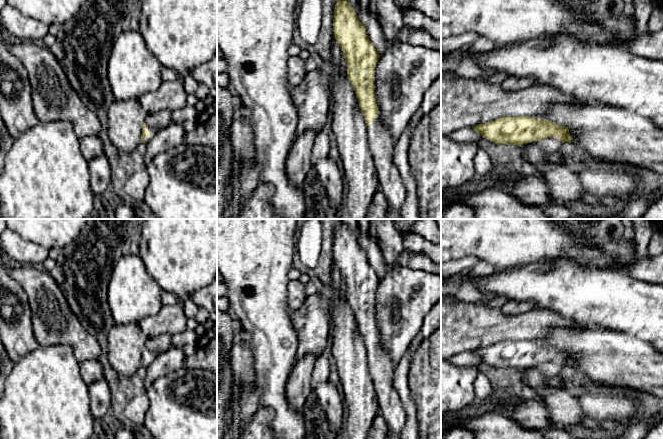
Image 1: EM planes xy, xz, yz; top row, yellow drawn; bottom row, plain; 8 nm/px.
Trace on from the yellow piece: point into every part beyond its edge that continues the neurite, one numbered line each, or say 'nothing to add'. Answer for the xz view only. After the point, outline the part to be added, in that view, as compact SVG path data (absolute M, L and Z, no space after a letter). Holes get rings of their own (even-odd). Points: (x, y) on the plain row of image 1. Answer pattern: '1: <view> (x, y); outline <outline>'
1: xz (381, 367); outline M380 338L367 352L367 363L379 401L379 415L385 420L387 428L400 438L406 422L406 413L393 386L396 364L385 351Z

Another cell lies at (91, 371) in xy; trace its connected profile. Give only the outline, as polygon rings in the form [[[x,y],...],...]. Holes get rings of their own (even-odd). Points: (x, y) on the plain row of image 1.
[[[87,360],[80,363],[80,373],[87,386],[103,379],[103,366],[98,360]]]

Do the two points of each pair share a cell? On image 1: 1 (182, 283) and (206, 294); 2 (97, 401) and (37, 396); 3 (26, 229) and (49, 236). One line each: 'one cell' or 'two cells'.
1: two cells
2: two cells
3: one cell

